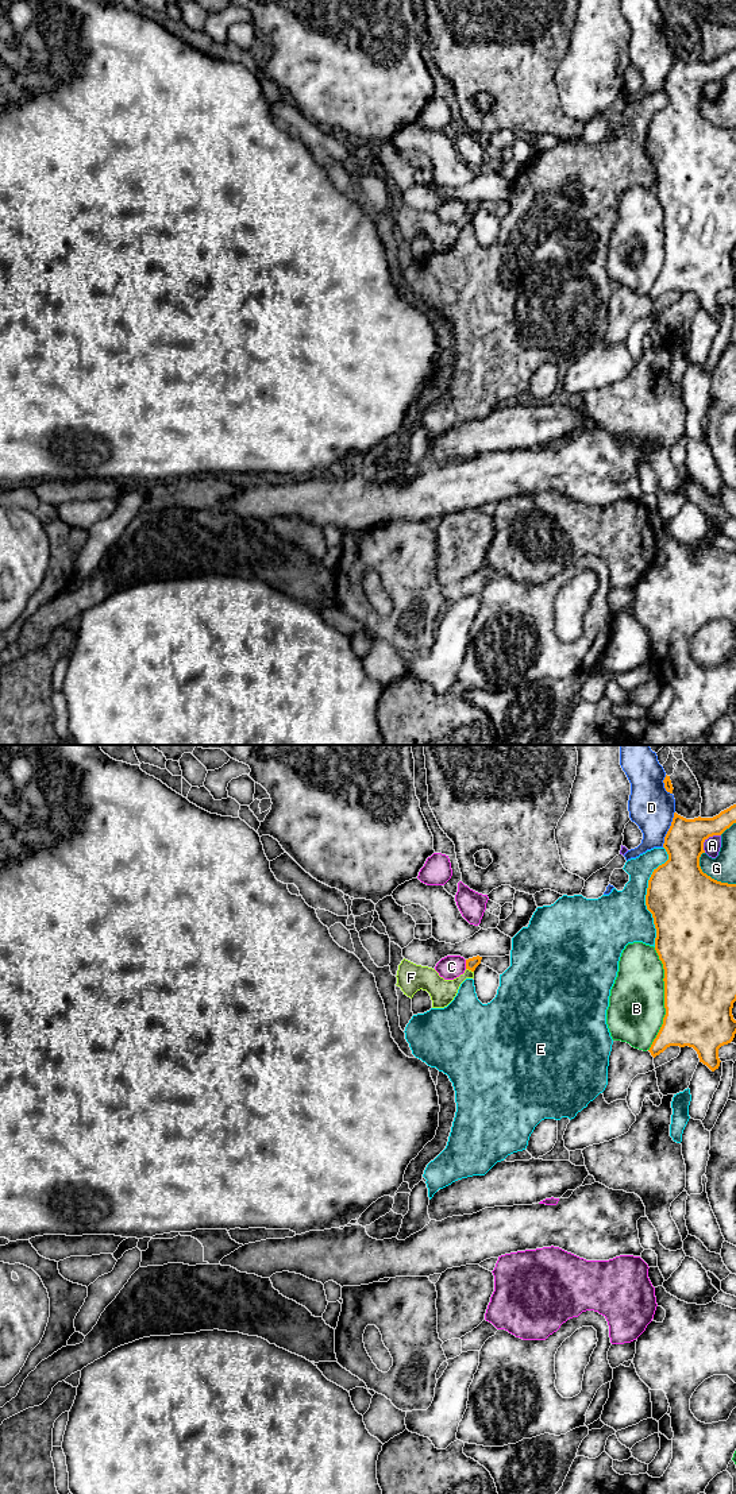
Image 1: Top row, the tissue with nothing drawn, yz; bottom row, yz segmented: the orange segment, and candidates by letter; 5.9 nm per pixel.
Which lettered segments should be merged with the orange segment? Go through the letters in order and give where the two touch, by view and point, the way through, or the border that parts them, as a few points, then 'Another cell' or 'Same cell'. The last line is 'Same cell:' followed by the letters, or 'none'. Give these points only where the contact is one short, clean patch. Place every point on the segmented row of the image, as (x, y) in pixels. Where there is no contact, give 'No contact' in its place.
A: Touches orange at yz (706, 838). Another cell
B: Touches orange at yz (665, 999). Another cell
C: Touches orange at yz (466, 964). Another cell
D: Touches orange at yz (669, 829). Another cell
E: Touches orange at yz (646, 896). Another cell
F: Touches orange at yz (470, 969). Boundary: yz (466, 968), (473, 972). Another cell
G: Touches orange at yz (709, 876). Another cell
Same cell: none

